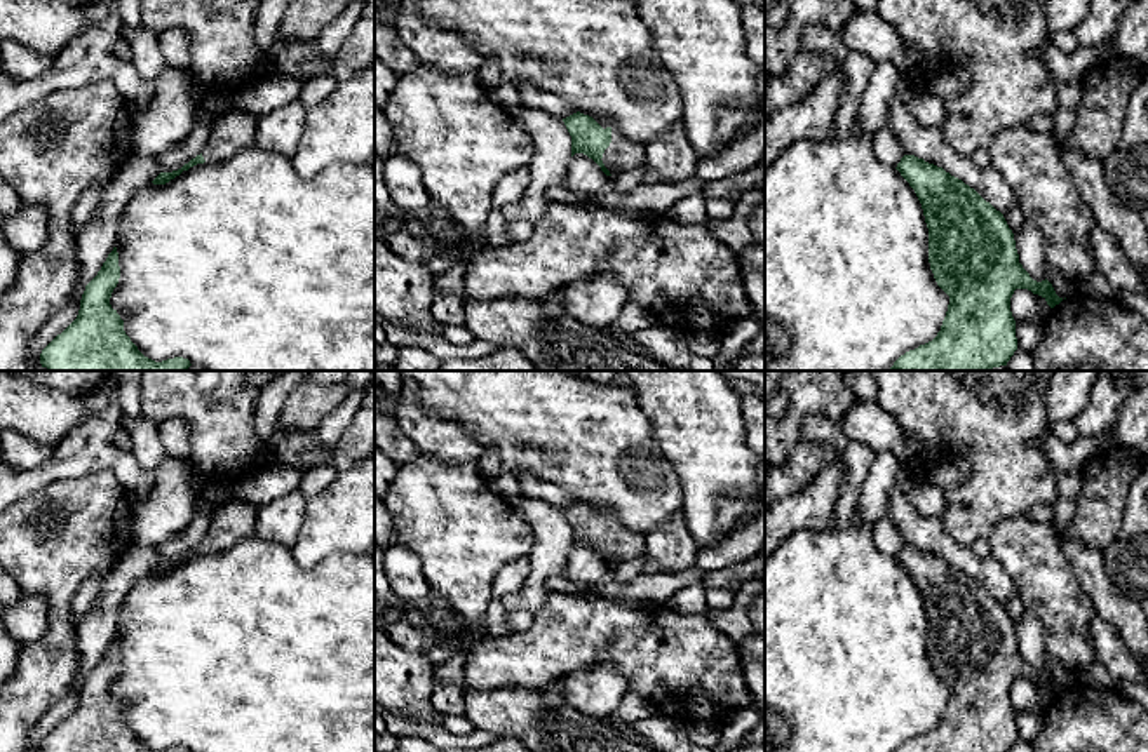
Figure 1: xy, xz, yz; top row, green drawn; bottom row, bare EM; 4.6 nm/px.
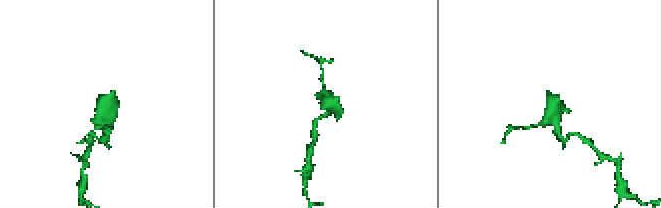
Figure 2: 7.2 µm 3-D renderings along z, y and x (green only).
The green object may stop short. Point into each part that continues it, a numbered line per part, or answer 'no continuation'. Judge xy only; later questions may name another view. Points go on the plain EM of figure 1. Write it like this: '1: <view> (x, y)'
1: xy (236, 519)

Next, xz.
1: xz (622, 543)

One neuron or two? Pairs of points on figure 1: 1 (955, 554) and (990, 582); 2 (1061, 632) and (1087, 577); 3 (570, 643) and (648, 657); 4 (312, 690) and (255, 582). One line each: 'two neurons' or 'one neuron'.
1: one neuron
2: two neurons
3: one neuron
4: one neuron

